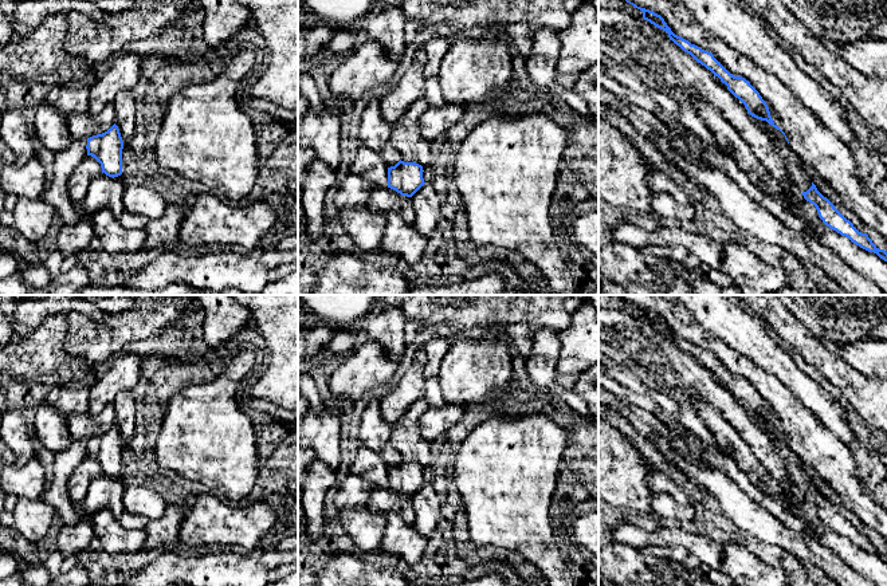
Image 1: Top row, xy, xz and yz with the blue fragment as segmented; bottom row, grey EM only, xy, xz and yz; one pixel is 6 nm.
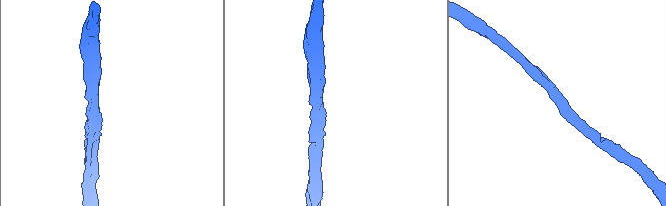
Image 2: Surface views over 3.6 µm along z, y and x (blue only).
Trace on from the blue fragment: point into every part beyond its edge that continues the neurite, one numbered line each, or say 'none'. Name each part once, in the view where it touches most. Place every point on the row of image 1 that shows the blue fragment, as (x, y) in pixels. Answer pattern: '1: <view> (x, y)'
none

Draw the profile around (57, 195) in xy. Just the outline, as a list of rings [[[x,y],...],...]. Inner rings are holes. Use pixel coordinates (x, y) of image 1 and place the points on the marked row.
[[[72,138],[68,148],[55,153],[54,177],[47,184],[42,198],[55,209],[55,223],[58,225],[81,220],[76,207],[68,194],[68,180],[74,169],[86,158],[86,145],[86,138]]]

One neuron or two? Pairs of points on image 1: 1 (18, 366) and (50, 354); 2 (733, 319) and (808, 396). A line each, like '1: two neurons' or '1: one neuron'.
1: one neuron
2: one neuron

